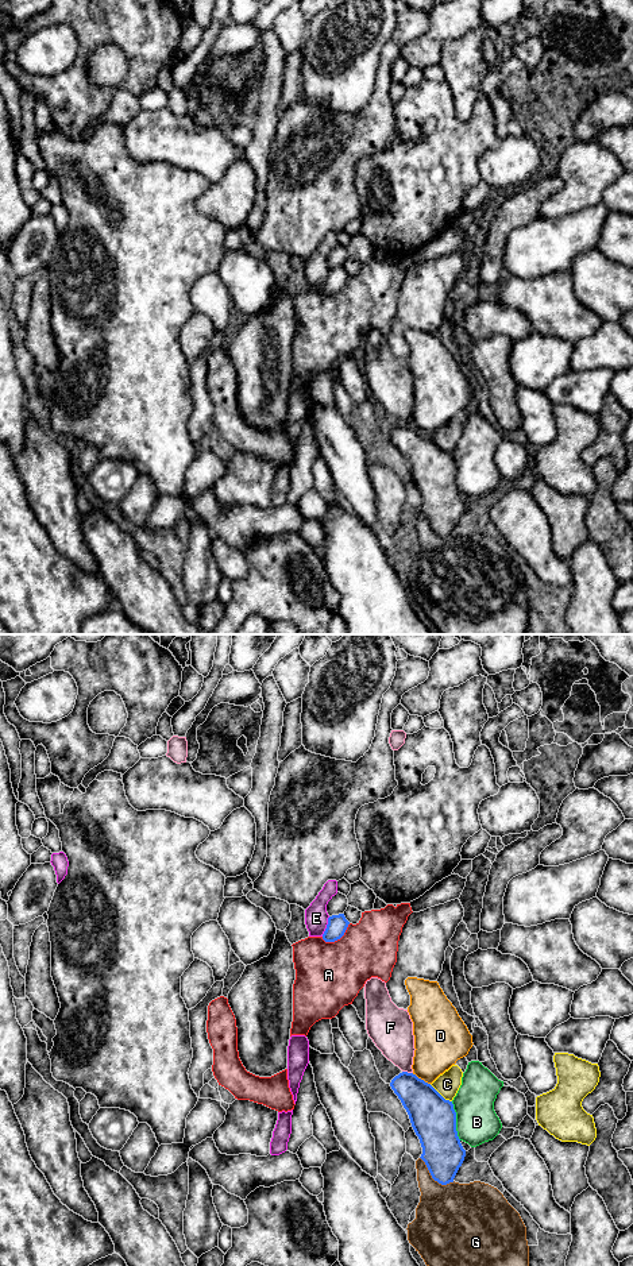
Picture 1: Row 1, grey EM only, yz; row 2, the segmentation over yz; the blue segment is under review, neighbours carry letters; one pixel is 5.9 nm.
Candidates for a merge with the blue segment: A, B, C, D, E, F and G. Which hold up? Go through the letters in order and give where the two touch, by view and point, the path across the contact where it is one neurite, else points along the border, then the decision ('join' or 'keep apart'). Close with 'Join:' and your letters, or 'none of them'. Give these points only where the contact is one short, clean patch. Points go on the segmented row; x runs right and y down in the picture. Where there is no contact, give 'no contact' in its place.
A: meets blue in yz at (338, 938); keep apart
B: meets blue in yz at (455, 1120); keep apart
C: meets blue in yz at (439, 1093); keep apart
D: meets blue in yz at (420, 1079); keep apart
E: meets blue in yz at (327, 926); border along yz (329, 917), (321, 936); keep apart
F: meets blue in yz at (406, 1072); keep apart
G: meets blue in yz at (433, 1178); keep apart
Join: none of them

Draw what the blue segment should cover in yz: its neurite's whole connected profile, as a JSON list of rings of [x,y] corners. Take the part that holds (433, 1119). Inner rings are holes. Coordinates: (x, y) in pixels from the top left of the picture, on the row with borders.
[[[408,1072],[395,1076],[390,1086],[409,1115],[422,1147],[420,1158],[432,1178],[441,1185],[453,1182],[466,1150],[458,1136],[452,1101],[445,1100],[431,1084]]]

